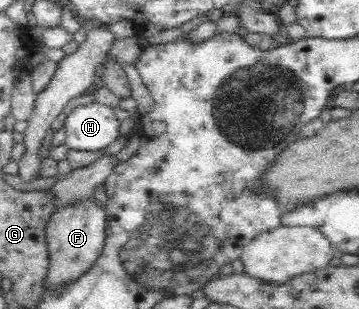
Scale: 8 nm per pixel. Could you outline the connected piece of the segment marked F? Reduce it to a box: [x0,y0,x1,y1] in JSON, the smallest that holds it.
[46,196,107,283]

